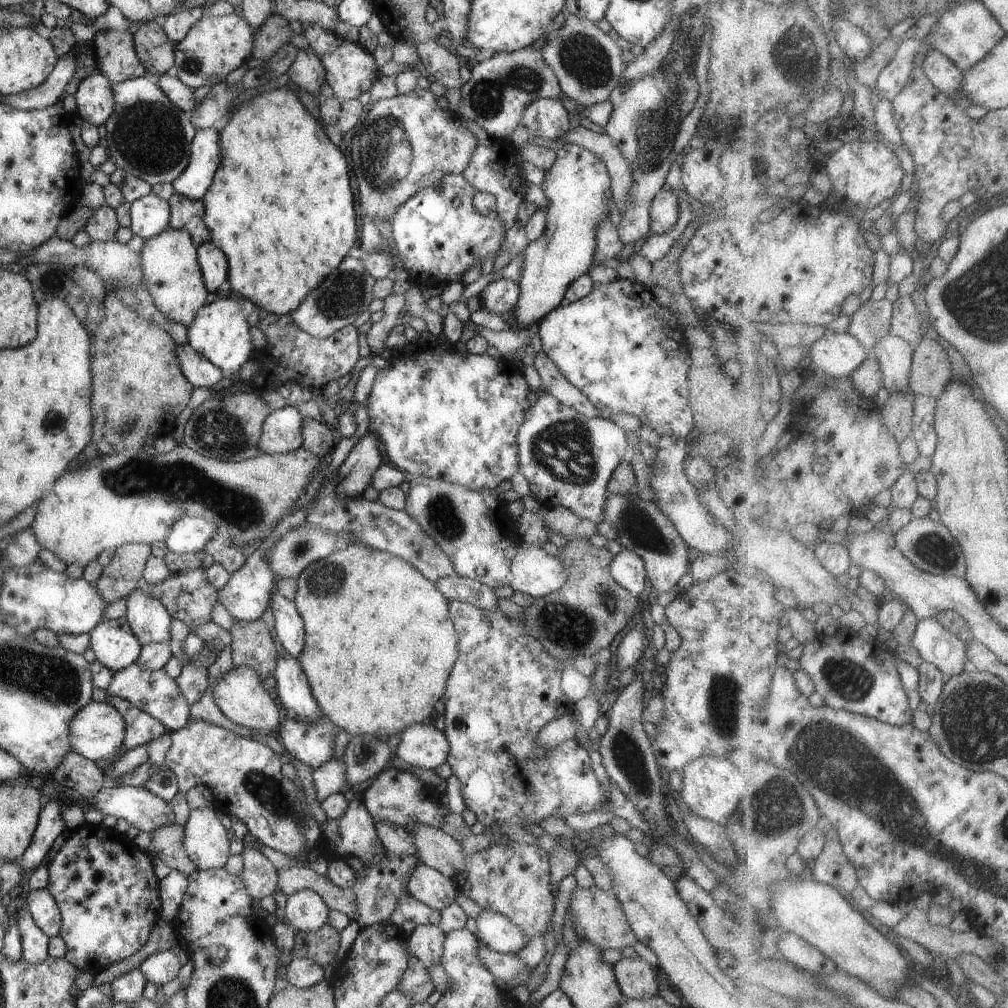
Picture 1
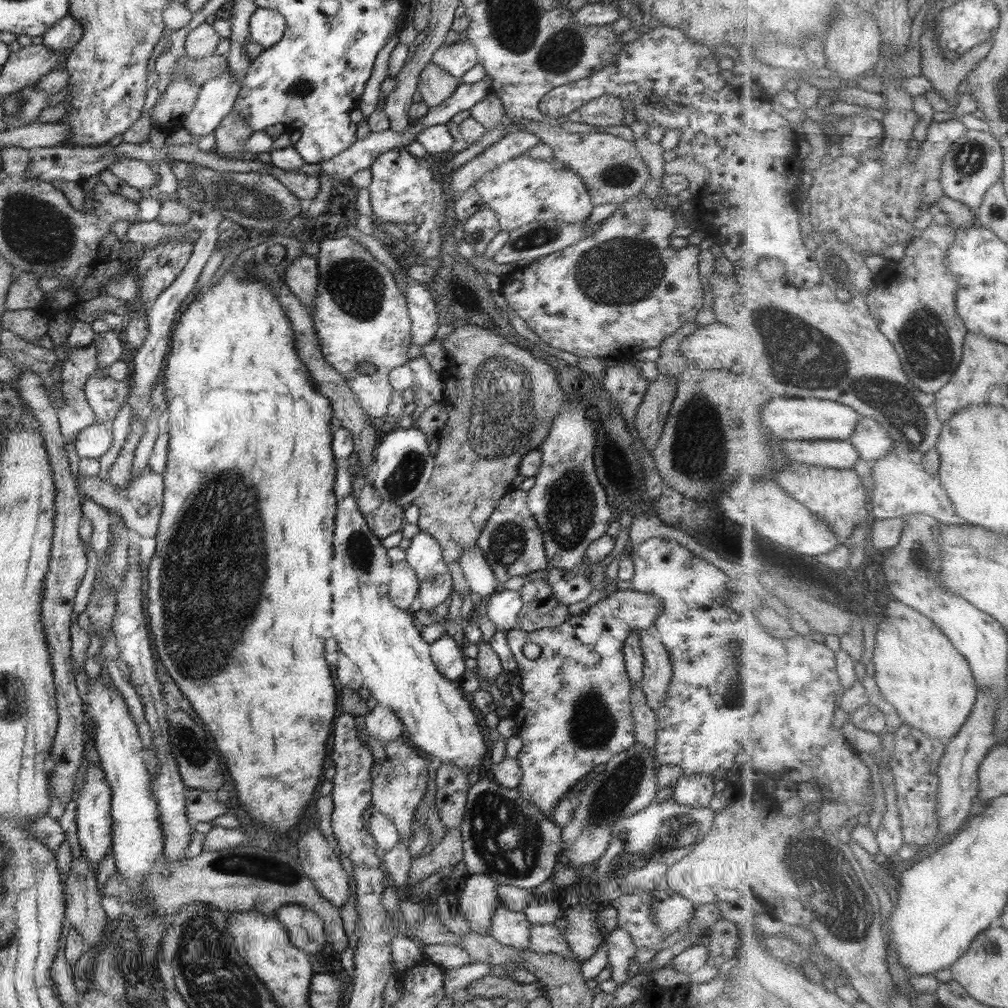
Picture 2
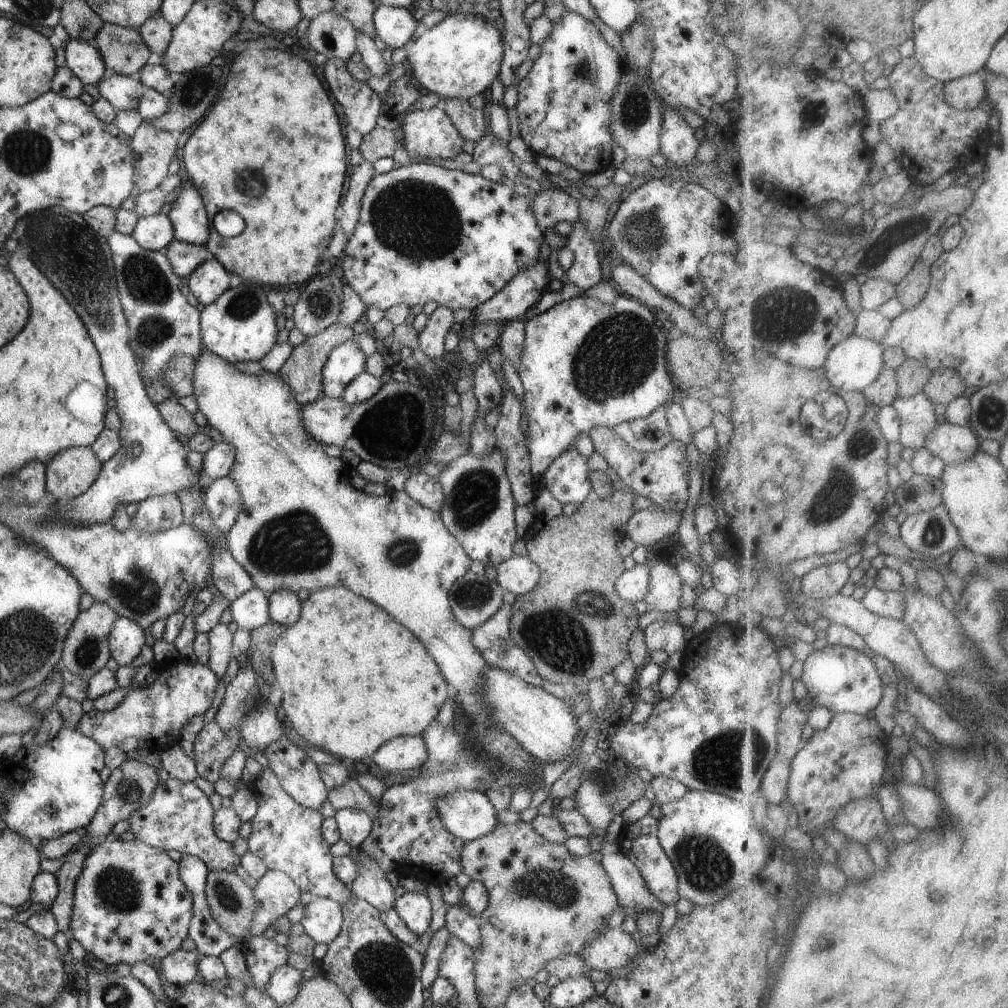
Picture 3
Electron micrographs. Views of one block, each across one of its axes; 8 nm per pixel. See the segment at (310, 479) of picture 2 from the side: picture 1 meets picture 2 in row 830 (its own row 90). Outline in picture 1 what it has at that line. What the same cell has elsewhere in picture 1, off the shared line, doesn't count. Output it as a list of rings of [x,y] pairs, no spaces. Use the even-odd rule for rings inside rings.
[[[285,88],[270,90],[260,96],[256,96],[244,102],[237,109],[232,111],[228,124],[224,126],[220,133],[221,161],[218,170],[214,173],[212,184],[207,193],[201,198],[205,213],[204,222],[211,234],[211,241],[226,255],[227,258],[227,280],[231,289],[244,298],[251,300],[263,314],[274,313],[277,315],[289,315],[294,312],[306,295],[320,286],[321,282],[334,270],[348,255],[348,250],[356,244],[358,240],[358,224],[356,224],[356,212],[354,211],[354,194],[350,186],[350,176],[348,175],[348,165],[346,157],[336,148],[326,136],[324,128],[314,120],[314,117],[296,98],[292,91]]]

